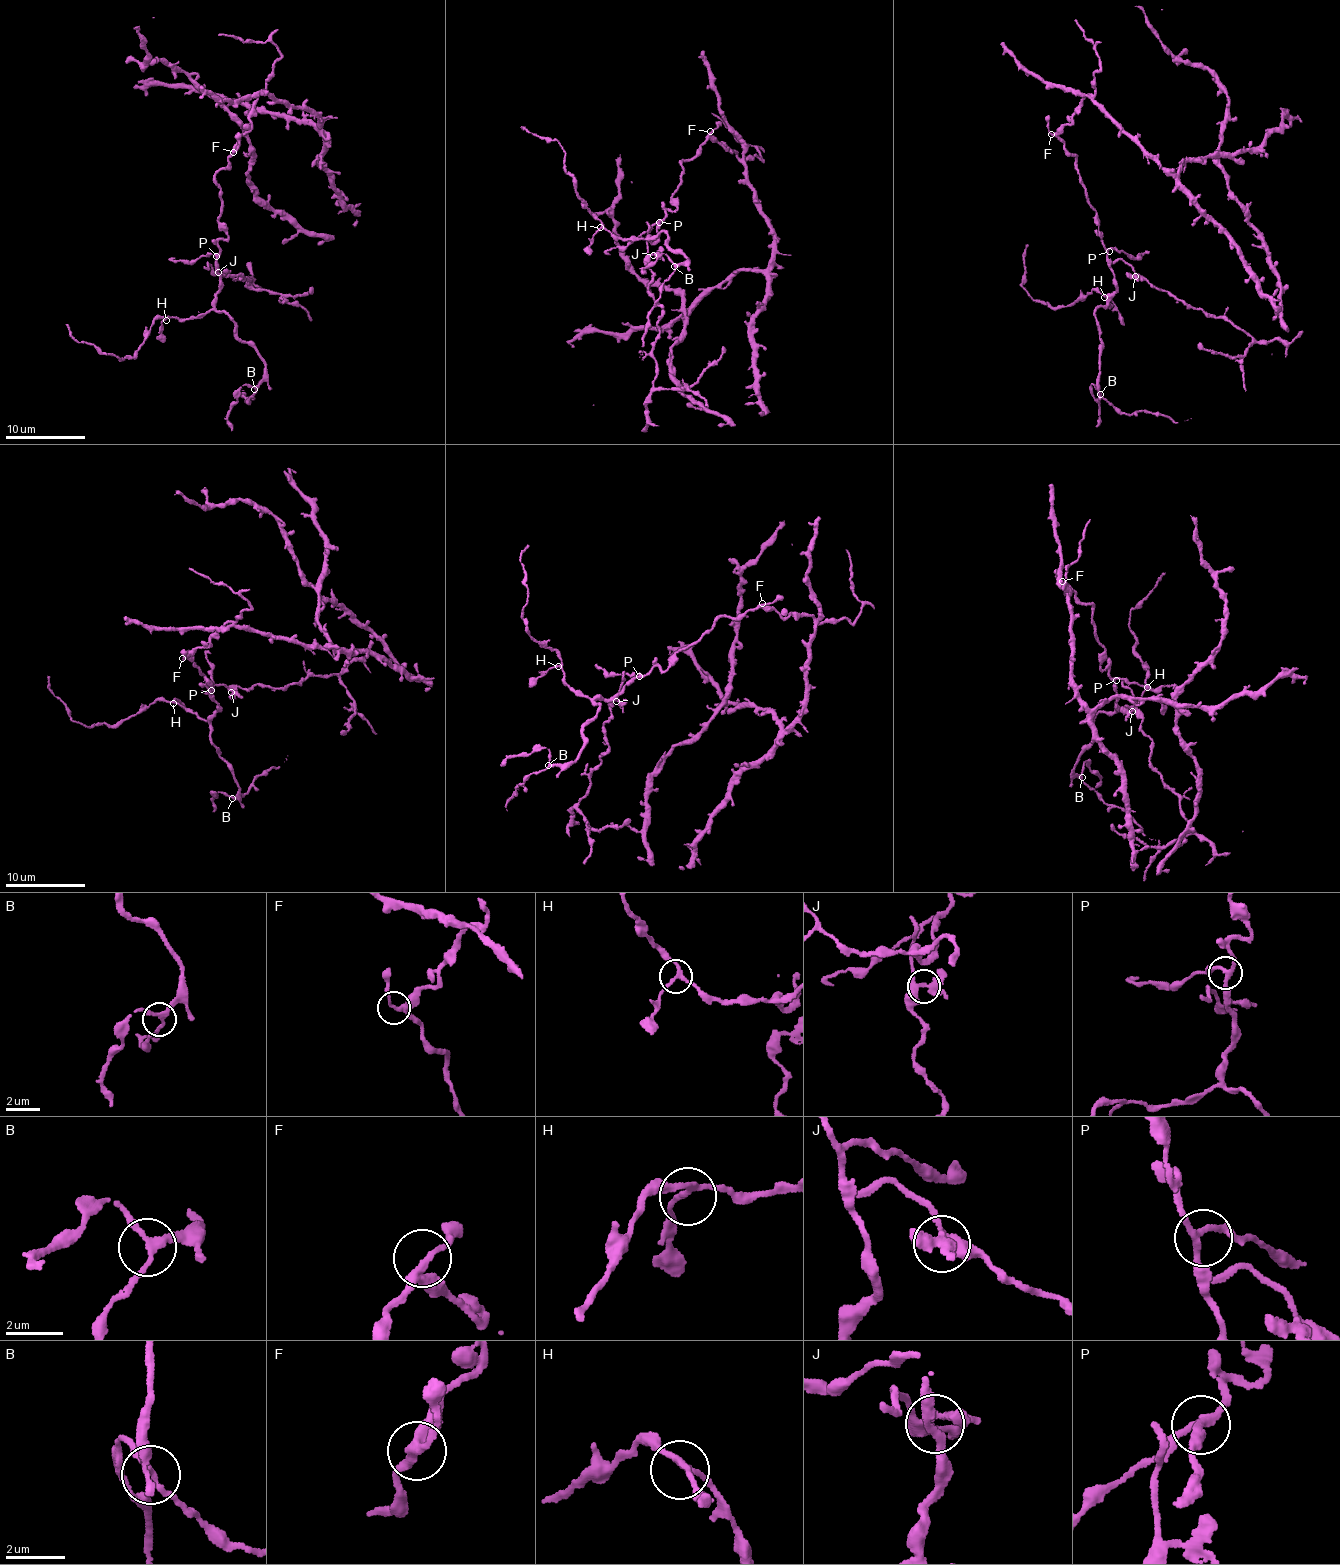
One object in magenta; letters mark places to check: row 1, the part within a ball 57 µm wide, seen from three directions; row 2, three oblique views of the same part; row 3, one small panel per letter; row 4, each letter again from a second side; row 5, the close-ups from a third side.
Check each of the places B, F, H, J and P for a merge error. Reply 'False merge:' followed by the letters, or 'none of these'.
False merge: none of these

